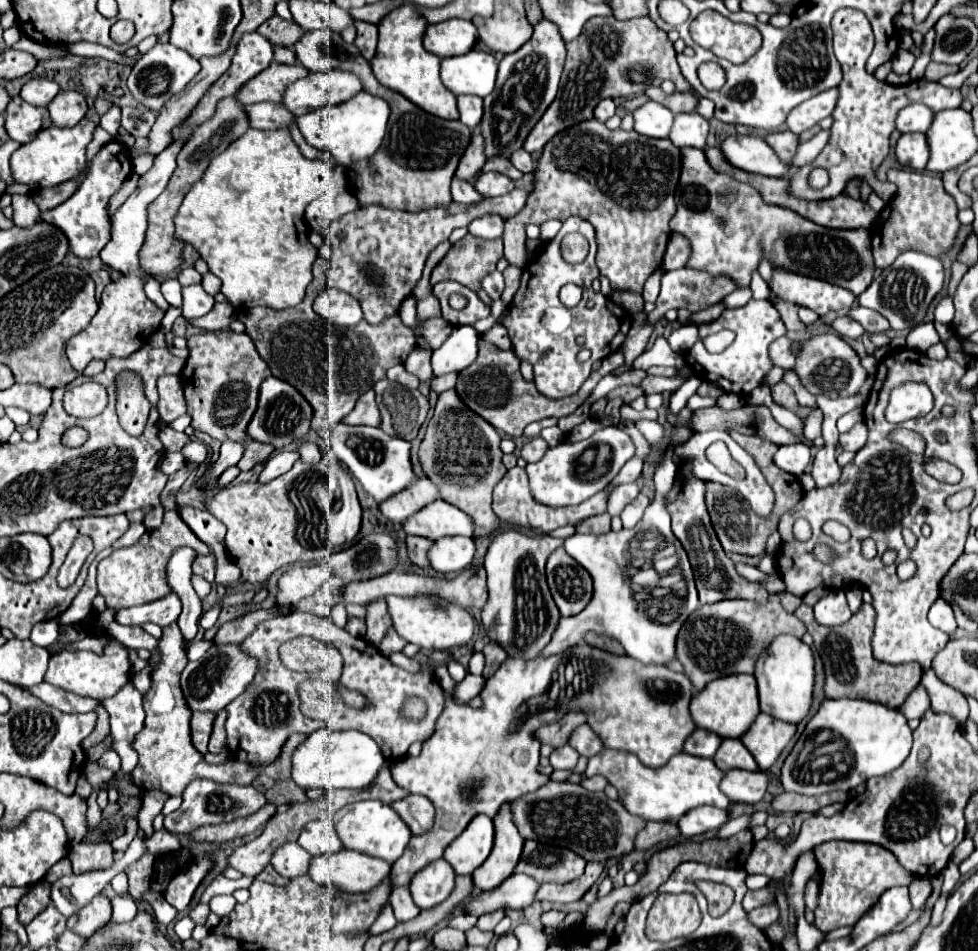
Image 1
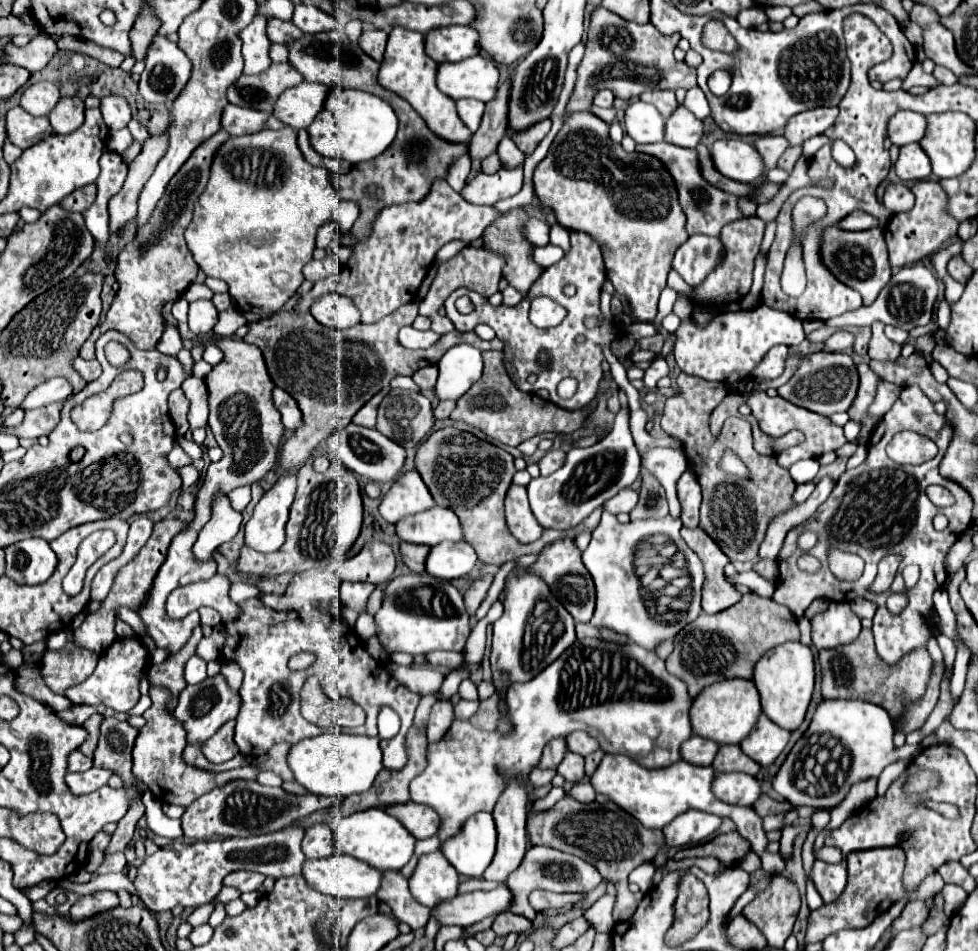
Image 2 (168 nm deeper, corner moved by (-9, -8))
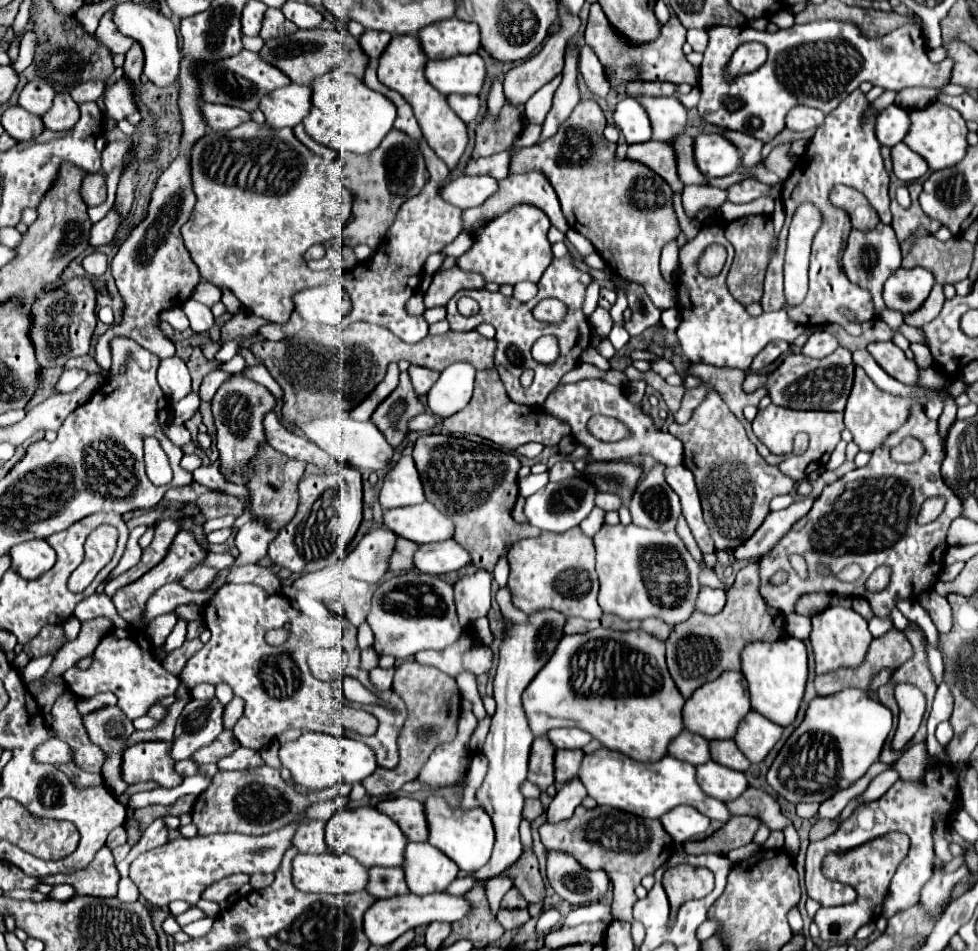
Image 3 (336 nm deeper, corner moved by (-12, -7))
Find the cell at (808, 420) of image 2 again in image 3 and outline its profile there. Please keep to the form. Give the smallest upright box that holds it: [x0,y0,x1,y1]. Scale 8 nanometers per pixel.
[752,405,844,481]

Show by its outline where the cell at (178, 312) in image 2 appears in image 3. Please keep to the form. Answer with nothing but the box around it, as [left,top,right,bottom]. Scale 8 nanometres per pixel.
[160,307,190,331]

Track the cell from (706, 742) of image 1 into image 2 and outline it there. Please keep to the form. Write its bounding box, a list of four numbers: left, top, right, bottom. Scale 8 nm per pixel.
[681,734,719,766]

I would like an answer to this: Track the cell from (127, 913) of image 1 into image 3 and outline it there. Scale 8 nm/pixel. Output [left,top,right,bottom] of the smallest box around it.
[116,873,138,903]

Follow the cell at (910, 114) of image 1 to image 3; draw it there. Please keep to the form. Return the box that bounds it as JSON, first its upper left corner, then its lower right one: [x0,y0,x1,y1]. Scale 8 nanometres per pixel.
[876,105,910,147]

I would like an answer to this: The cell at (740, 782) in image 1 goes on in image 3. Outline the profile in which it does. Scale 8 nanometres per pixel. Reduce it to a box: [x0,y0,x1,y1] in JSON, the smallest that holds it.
[696,761,750,803]

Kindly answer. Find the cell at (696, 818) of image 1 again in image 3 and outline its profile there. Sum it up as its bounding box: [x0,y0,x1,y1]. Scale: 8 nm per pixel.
[660,805,710,845]

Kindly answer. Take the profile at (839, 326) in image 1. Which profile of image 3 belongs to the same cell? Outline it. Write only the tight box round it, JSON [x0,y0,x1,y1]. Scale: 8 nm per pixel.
[802,331,840,359]

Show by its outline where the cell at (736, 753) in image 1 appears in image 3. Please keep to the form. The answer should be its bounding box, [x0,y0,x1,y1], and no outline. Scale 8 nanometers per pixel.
[710,741,750,771]

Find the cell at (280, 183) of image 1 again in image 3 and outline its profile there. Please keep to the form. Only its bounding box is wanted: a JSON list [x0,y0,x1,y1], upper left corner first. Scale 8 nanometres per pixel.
[182,121,352,323]

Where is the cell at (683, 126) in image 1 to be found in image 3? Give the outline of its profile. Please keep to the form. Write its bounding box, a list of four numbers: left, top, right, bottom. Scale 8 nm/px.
[636,97,688,143]

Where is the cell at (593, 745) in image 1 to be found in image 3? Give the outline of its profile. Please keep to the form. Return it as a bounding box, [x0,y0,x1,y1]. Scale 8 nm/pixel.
[548,729,592,749]

